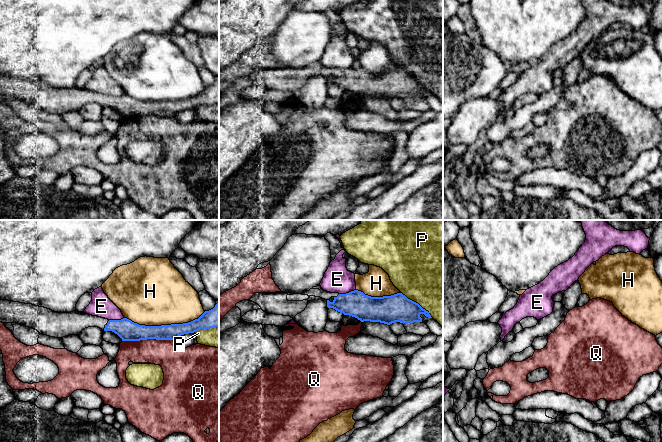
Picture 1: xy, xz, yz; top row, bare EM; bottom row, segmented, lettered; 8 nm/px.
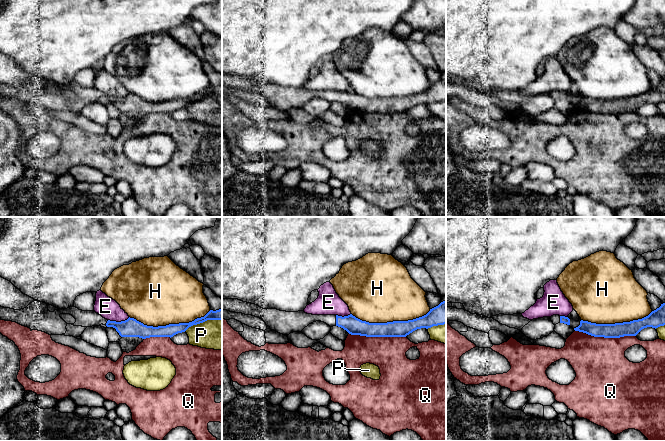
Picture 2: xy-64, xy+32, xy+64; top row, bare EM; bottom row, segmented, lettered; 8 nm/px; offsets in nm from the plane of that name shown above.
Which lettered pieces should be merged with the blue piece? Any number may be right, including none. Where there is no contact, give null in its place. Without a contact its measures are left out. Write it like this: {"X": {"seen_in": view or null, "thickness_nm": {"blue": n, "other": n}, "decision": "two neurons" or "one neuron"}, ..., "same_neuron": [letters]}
{"E": {"seen_in": "xz", "thickness_nm": {"blue": 200, "other": 220}, "decision": "two neurons"}, "H": {"seen_in": "xy", "thickness_nm": {"blue": 140, "other": 480}, "decision": "two neurons"}, "P": {"seen_in": "xz", "thickness_nm": {"blue": 220, "other": 500}, "decision": "two neurons"}, "Q": {"seen_in": "xy", "thickness_nm": {"blue": 160, "other": 220}, "decision": "two neurons"}, "same_neuron": []}

